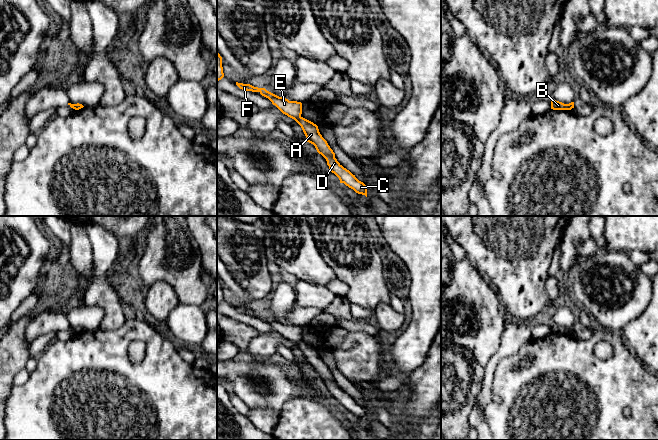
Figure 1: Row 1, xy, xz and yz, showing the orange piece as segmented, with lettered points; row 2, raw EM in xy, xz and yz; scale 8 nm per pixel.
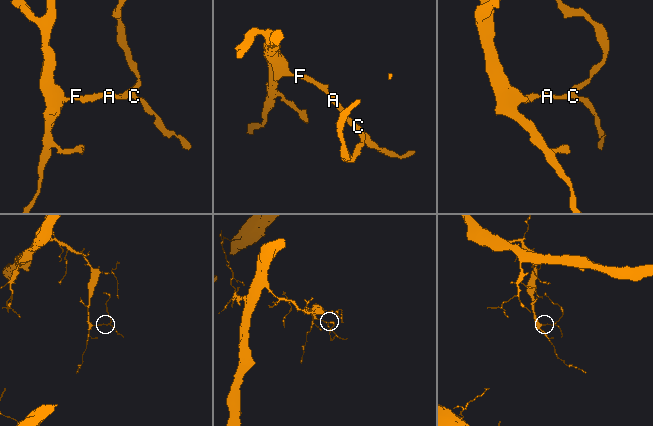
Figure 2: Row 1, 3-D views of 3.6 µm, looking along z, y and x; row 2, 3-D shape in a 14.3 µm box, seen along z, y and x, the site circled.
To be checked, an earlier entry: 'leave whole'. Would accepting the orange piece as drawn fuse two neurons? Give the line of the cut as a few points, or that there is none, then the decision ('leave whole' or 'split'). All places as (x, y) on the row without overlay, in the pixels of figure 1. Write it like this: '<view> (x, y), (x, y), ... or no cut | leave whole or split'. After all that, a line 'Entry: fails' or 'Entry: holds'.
xz (301, 341), (296, 345) | split
Entry: fails

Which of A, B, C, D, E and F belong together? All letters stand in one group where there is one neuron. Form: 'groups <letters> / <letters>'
groups A C D / B E F

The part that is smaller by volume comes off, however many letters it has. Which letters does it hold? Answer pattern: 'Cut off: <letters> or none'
Cut off: A, C, D

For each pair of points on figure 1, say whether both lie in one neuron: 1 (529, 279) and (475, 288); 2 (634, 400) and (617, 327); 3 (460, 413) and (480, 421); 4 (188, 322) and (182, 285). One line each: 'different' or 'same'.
1: different
2: different
3: different
4: different

